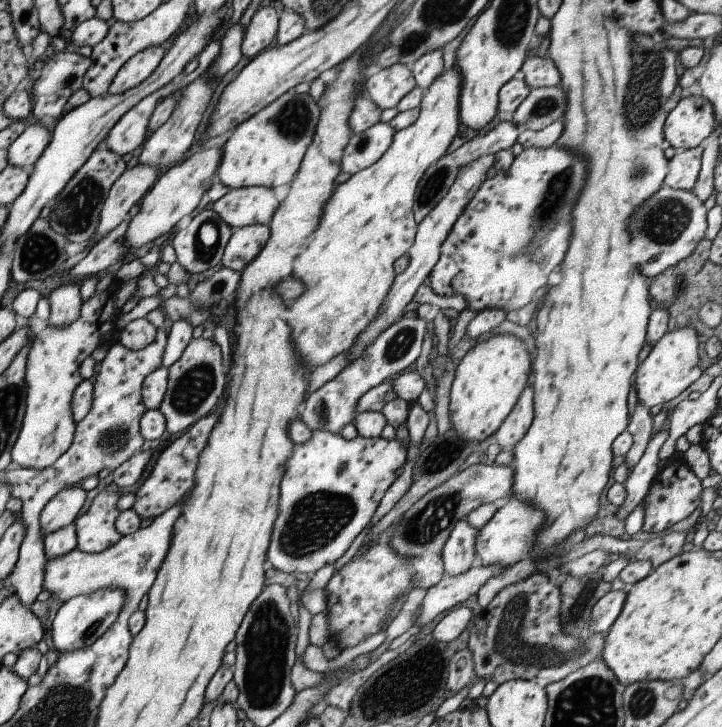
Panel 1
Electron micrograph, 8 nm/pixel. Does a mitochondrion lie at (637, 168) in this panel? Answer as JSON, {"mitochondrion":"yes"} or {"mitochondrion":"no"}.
{"mitochondrion":"yes"}

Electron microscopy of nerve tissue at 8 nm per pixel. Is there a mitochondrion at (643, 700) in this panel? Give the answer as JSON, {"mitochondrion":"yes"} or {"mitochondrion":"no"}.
{"mitochondrion":"yes"}

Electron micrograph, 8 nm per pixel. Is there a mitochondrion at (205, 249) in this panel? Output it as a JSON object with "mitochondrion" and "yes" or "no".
{"mitochondrion":"yes"}

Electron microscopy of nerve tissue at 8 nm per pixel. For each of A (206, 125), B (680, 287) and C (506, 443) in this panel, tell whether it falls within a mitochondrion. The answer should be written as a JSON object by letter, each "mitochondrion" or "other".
{"A":"other","B":"mitochondrion","C":"other"}

